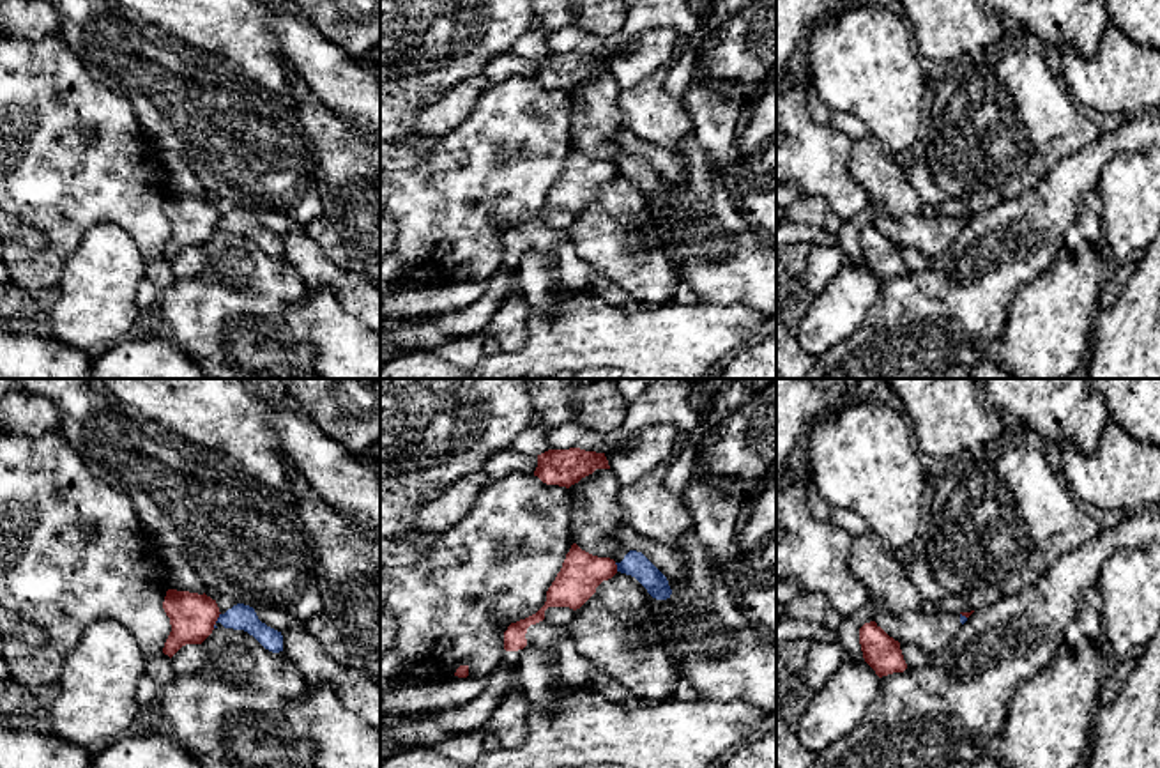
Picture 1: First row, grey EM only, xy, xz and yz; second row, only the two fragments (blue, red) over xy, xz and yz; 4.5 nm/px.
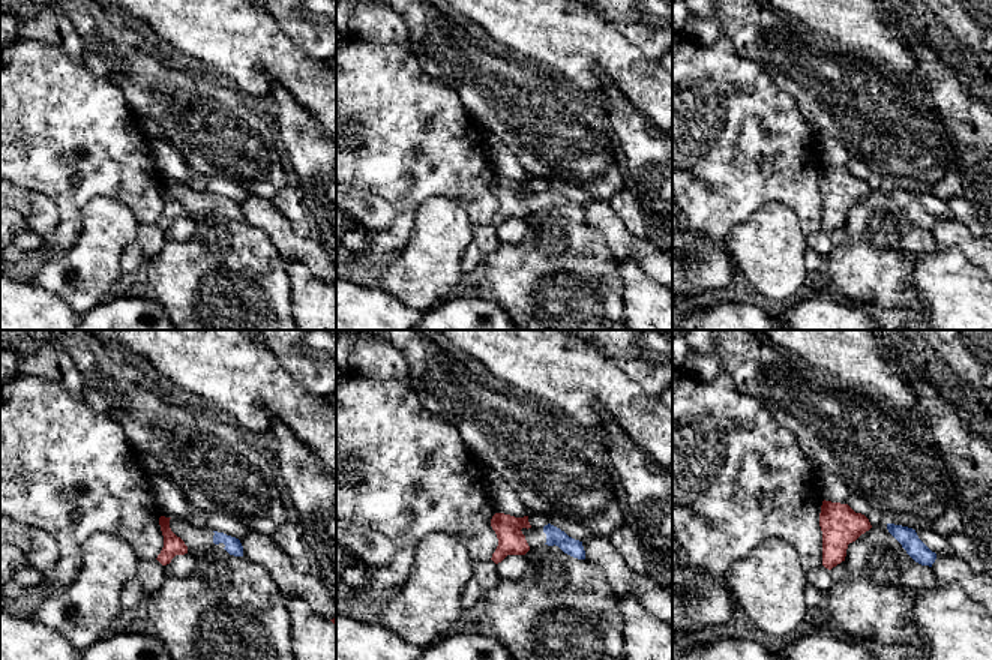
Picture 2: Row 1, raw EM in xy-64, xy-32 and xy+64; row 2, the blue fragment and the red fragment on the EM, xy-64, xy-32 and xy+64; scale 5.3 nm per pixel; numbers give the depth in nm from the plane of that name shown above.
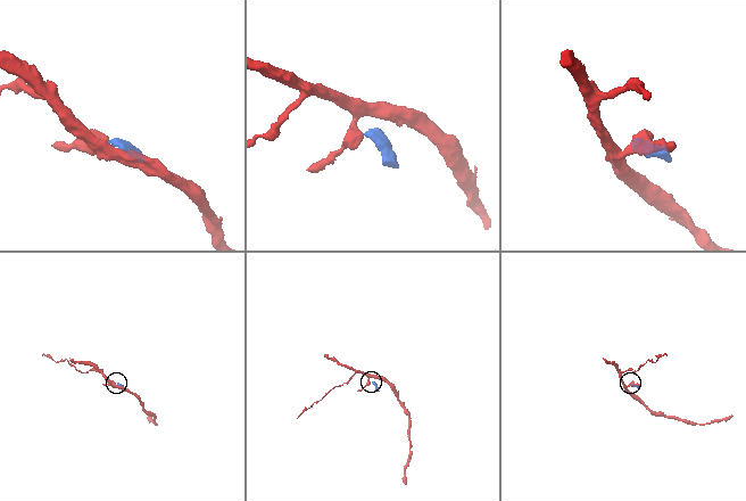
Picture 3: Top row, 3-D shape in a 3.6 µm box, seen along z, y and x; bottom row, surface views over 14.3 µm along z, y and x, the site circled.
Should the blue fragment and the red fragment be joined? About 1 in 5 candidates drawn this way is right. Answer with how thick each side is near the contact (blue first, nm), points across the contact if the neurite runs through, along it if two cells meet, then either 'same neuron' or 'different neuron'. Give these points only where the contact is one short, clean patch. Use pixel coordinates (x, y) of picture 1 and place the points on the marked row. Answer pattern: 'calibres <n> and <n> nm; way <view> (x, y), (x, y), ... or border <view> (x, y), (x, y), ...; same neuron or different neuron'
calibres 120 and 200 nm; border xy (220, 613), (213, 627); different neuron

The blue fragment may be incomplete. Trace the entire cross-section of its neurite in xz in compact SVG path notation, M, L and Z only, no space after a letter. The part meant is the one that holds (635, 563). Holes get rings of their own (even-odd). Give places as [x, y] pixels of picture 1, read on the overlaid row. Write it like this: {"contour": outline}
{"contour": "M596 469L568 488L573 543L592 556L614 559L617 572L635 577L652 598L667 600L672 595L667 577L617 538L617 531L626 527L617 499L621 487L612 469Z"}

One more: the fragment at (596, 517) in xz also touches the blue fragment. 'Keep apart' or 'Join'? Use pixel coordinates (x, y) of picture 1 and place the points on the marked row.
Join

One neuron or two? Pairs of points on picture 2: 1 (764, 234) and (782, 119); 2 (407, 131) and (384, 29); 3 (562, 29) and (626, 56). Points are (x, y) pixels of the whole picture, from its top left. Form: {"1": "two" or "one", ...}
{"1": "two", "2": "two", "3": "one"}

